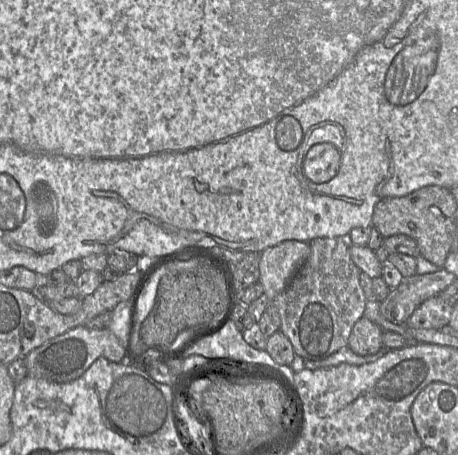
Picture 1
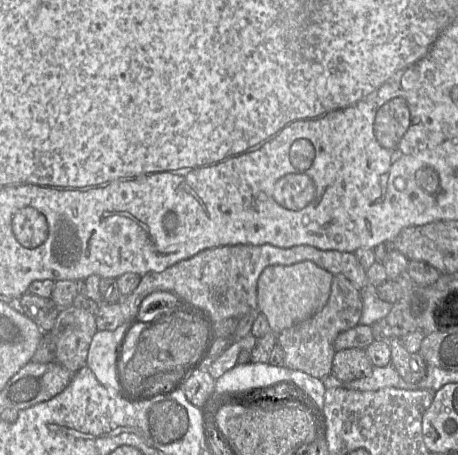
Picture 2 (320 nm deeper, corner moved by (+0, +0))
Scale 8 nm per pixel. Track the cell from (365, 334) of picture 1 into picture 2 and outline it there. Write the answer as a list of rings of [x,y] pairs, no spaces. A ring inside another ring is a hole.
[[[348,348],[335,353],[332,374],[341,381],[349,382],[369,377],[374,368],[363,348]]]

